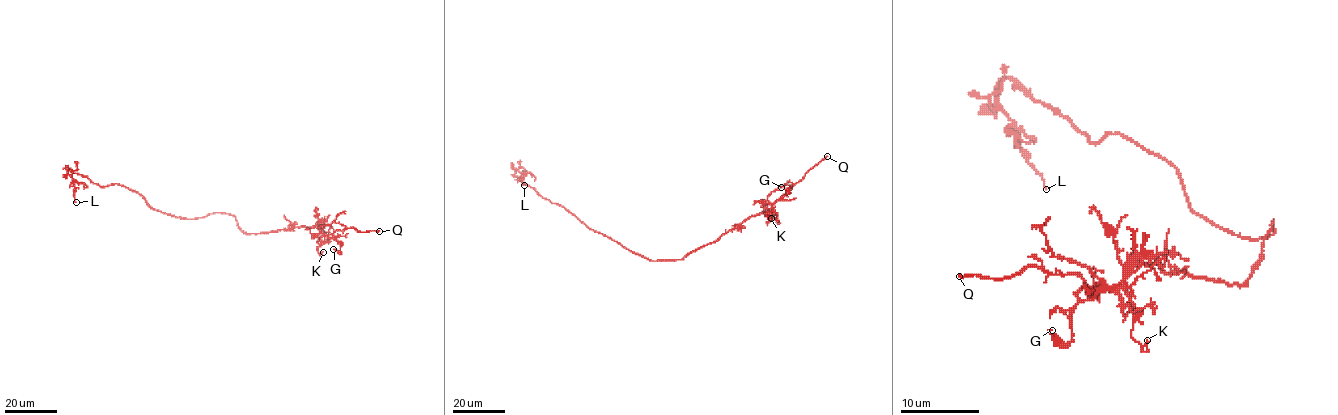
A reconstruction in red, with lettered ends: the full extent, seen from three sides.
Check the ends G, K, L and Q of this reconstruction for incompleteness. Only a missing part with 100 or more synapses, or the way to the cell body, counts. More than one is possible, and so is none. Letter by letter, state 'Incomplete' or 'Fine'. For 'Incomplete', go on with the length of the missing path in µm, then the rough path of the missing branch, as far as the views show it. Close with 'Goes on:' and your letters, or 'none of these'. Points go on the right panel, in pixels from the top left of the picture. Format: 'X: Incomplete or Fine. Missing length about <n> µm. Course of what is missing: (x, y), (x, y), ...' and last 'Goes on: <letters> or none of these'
G: Fine
K: Fine
L: Fine
Q: Incomplete. Missing length about 45 µm. Course of what is missing: (959, 276), (935, 282), (937, 308), (953, 338), (961, 332), (986, 351), (1000, 349), (1022, 373), (1044, 365)
Goes on: Q

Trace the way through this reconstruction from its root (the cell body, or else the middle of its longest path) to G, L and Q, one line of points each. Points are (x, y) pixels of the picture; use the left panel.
G: (202, 217), (215, 213), (232, 215), (237, 226), (247, 234), (316, 227), (340, 245), (340, 253), (333, 249)
L: (202, 217), (181, 218), (162, 213), (135, 191), (117, 184), (101, 187), (67, 165), (76, 202)
Q: (202, 217), (232, 215), (247, 234), (294, 227), (316, 227), (327, 235), (349, 228), (379, 231)

